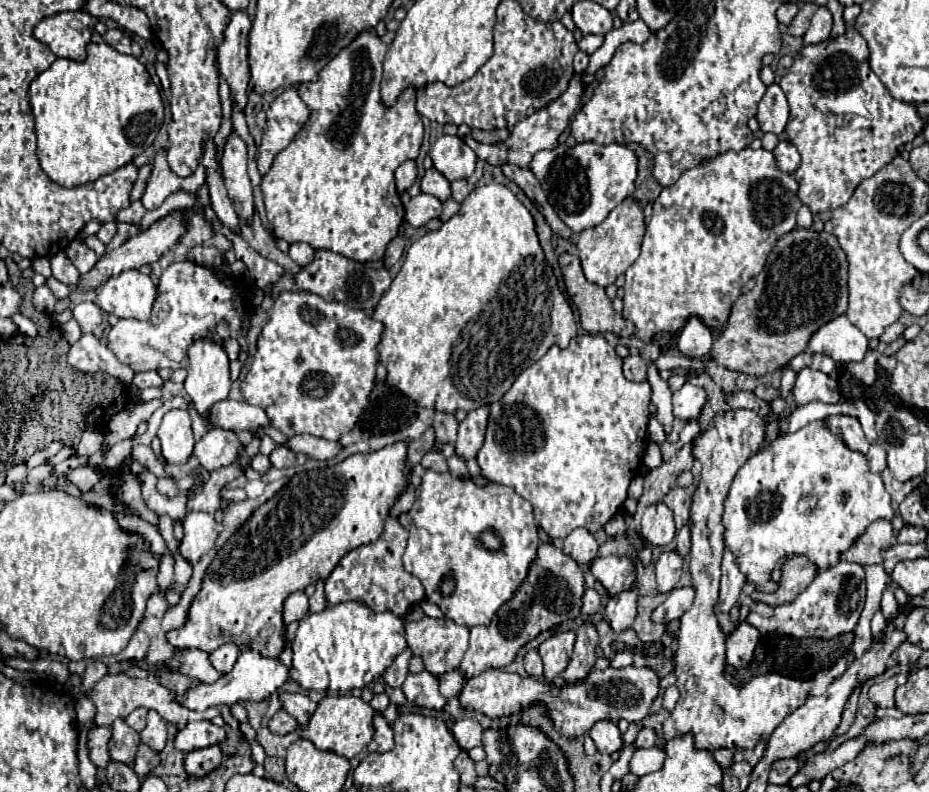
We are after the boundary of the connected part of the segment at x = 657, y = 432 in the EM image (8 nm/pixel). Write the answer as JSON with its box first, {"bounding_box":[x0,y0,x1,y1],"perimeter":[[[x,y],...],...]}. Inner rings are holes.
{"bounding_box":[648,418,666,444],"perimeter":[[[650,418],[650,422],[648,422],[648,438],[652,440],[652,442],[658,442],[658,444],[662,444],[664,440],[666,440],[666,436],[664,436],[664,432],[662,432],[662,426],[660,426],[660,422],[658,422],[657,418]]]}

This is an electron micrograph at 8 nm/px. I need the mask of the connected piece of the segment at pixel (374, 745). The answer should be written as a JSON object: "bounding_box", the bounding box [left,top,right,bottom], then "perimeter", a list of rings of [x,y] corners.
{"bounding_box":[368,716,394,752],"perimeter":[[[374,716],[374,738],[368,744],[370,752],[388,752],[394,748],[394,734],[384,716]]]}

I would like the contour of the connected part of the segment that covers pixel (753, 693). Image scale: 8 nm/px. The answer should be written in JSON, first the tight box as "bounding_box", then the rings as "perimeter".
{"bounding_box":[662,410,812,750],"perimeter":[[[728,410],[718,414],[712,428],[694,442],[694,456],[702,462],[702,480],[694,492],[694,504],[690,510],[692,548],[690,548],[690,572],[696,598],[690,610],[680,618],[678,650],[676,650],[676,686],[680,700],[664,722],[662,742],[694,732],[696,748],[700,750],[750,750],[760,740],[766,740],[782,720],[804,704],[812,688],[812,680],[786,678],[782,674],[762,674],[743,686],[734,686],[724,678],[724,644],[726,634],[720,630],[714,614],[718,588],[720,588],[720,562],[724,550],[724,498],[728,496],[736,470],[760,450],[764,440],[764,420],[754,410]]]}

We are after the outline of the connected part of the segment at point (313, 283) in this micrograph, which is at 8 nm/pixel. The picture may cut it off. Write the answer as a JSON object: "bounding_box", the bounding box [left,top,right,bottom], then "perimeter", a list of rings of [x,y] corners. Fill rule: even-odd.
{"bounding_box":[294,250,392,314],"perimeter":[[[316,250],[314,260],[308,266],[302,266],[302,270],[294,276],[294,282],[296,282],[298,290],[316,294],[316,296],[324,298],[326,302],[336,300],[336,302],[346,304],[350,308],[358,308],[358,310],[364,310],[366,314],[372,314],[378,300],[388,290],[392,278],[386,268],[376,270],[376,268],[370,268],[368,264],[348,260],[348,258],[334,254],[330,250]]]}

